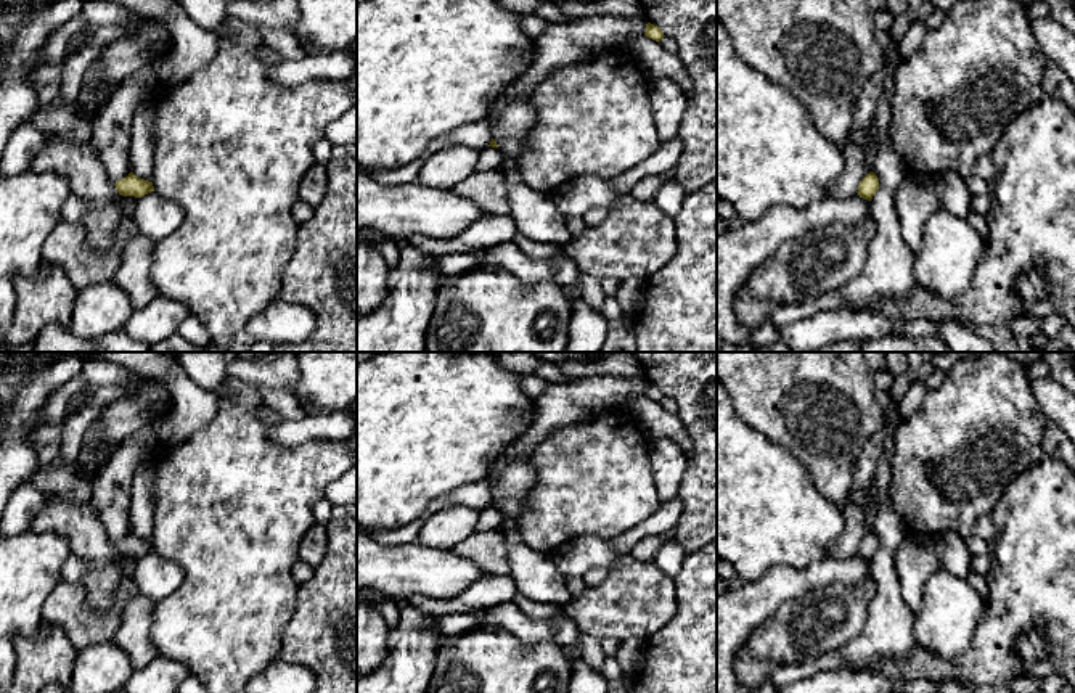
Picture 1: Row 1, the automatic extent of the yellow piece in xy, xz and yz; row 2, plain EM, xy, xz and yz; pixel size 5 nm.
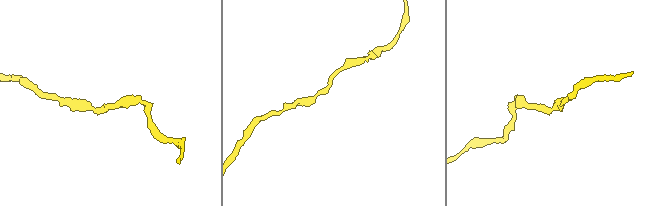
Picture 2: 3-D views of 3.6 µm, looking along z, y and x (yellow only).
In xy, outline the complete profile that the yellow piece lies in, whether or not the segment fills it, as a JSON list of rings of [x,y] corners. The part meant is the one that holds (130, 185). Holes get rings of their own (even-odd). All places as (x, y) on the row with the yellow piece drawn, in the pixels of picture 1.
[[[130,172],[127,177],[121,178],[114,183],[116,190],[122,196],[135,196],[141,198],[151,191],[154,191],[153,182],[143,180]]]

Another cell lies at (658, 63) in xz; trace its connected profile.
[[[644,34],[633,35],[628,40],[628,50],[643,66],[651,82],[657,79],[672,79],[681,87],[685,95],[693,92],[693,80],[678,55],[670,53],[659,42],[646,37]]]

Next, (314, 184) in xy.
[[[313,164],[300,180],[297,199],[315,207],[321,201],[326,187],[328,187],[326,166]]]

